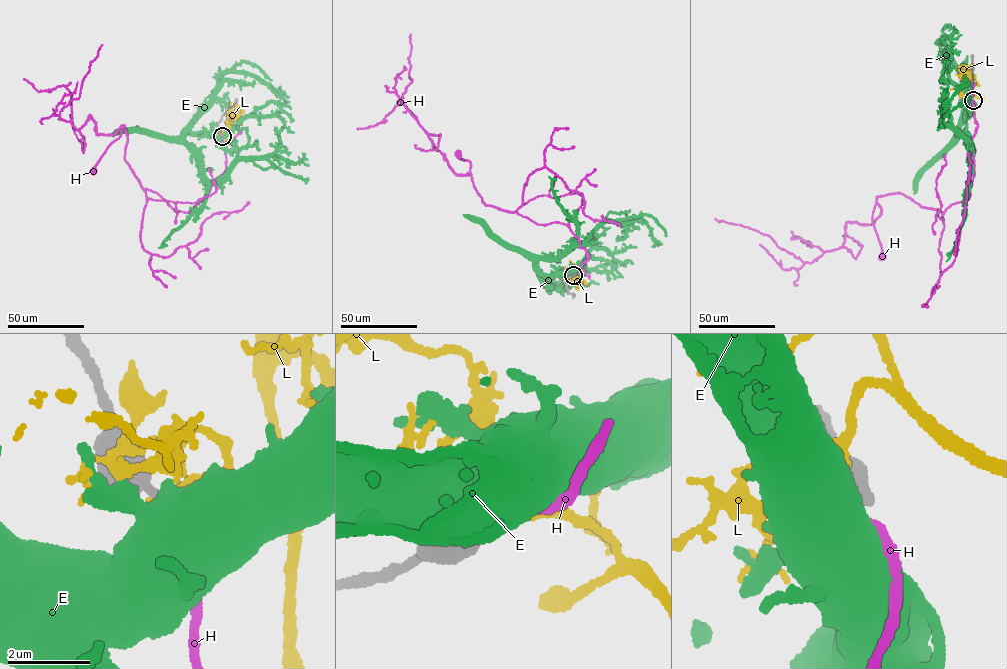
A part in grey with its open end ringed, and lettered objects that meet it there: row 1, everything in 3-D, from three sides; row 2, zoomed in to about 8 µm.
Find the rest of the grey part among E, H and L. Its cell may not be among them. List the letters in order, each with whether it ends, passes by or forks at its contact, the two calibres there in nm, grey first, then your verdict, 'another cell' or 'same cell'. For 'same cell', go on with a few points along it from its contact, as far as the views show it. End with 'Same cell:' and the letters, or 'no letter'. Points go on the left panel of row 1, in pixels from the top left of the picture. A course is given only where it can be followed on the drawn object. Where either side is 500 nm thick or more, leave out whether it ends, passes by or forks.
E: 240 nm thick on the grey side, 850 nm on the other; another cell
H: it ends there; 200 nm thick on the grey side, 190 nm on the other; same cell; it runs (222, 136), (226, 171), (188, 212), (175, 211), (159, 195), (141, 186), (124, 158), (124, 125), (93, 171)
L: it ends there; 320 nm thick on the grey side, 260 nm on the other; another cell
Same cell: H

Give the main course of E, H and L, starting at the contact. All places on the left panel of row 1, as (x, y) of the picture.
E: (221, 136), (187, 133), (184, 137), (211, 181), (246, 158), (275, 156), (294, 163), (303, 159), (302, 153)
H: (222, 136), (226, 171), (188, 212), (175, 211), (159, 195), (141, 186), (124, 158), (124, 125), (93, 171)
L: (221, 135), (226, 134), (228, 117), (233, 121), (233, 113), (236, 118), (243, 110)

